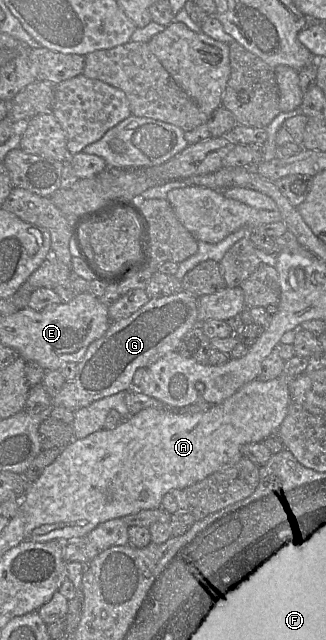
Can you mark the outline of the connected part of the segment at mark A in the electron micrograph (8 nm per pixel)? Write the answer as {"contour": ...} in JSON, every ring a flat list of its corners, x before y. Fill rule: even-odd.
{"contour":[[281,376,270,381,246,383,232,396,206,411,176,413,145,408,130,415,112,429,101,429,82,439,73,439,58,457,27,488,20,503,24,517,24,537,31,542,81,538,102,522,128,514,161,507,163,496,172,489,186,487,235,463,245,444,262,442,276,434,290,404,289,379]]}

